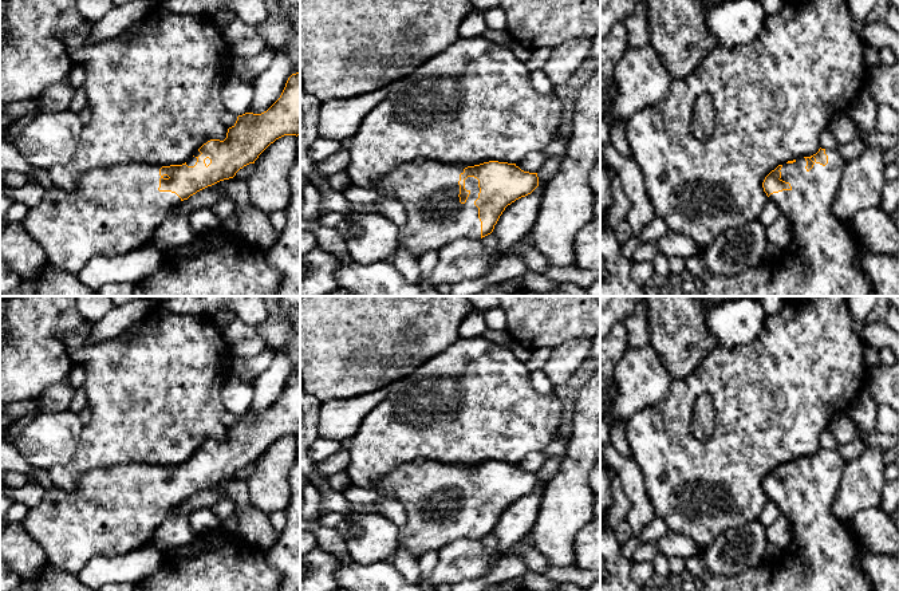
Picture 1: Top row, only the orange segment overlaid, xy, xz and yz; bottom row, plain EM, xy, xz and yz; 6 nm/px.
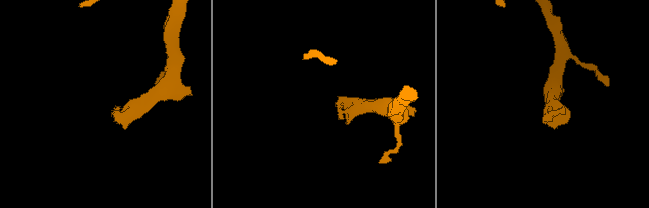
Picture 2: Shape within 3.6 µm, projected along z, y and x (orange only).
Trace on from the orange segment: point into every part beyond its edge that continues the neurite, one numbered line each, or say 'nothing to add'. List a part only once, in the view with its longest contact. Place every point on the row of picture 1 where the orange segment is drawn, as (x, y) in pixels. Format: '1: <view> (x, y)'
1: xz (429, 190)

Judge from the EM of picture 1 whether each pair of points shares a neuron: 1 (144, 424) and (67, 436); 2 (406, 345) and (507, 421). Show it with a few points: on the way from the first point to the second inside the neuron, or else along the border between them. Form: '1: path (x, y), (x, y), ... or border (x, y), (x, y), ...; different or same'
1: border (83, 426), (74, 454), (64, 463); different
2: border (453, 343), (399, 378); different

